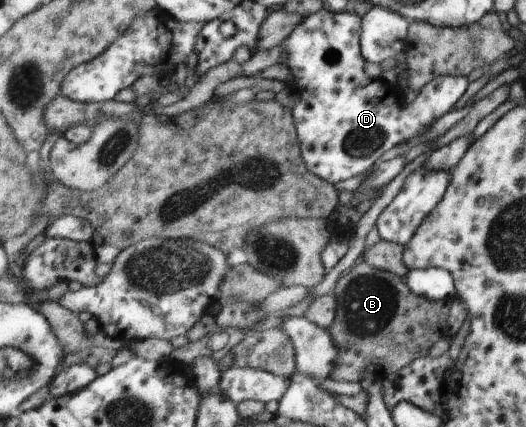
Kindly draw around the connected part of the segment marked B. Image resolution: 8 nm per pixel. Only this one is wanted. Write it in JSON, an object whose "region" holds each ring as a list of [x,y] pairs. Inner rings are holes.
{"region":[[[363,261],[347,270],[338,278],[333,293],[336,295],[337,317],[329,329],[340,349],[338,368],[331,379],[359,383],[367,374],[383,379],[387,374],[401,371],[421,356],[427,356],[429,349],[444,337],[449,329],[451,301],[435,302],[416,294],[408,282],[393,272],[388,272]]]}

